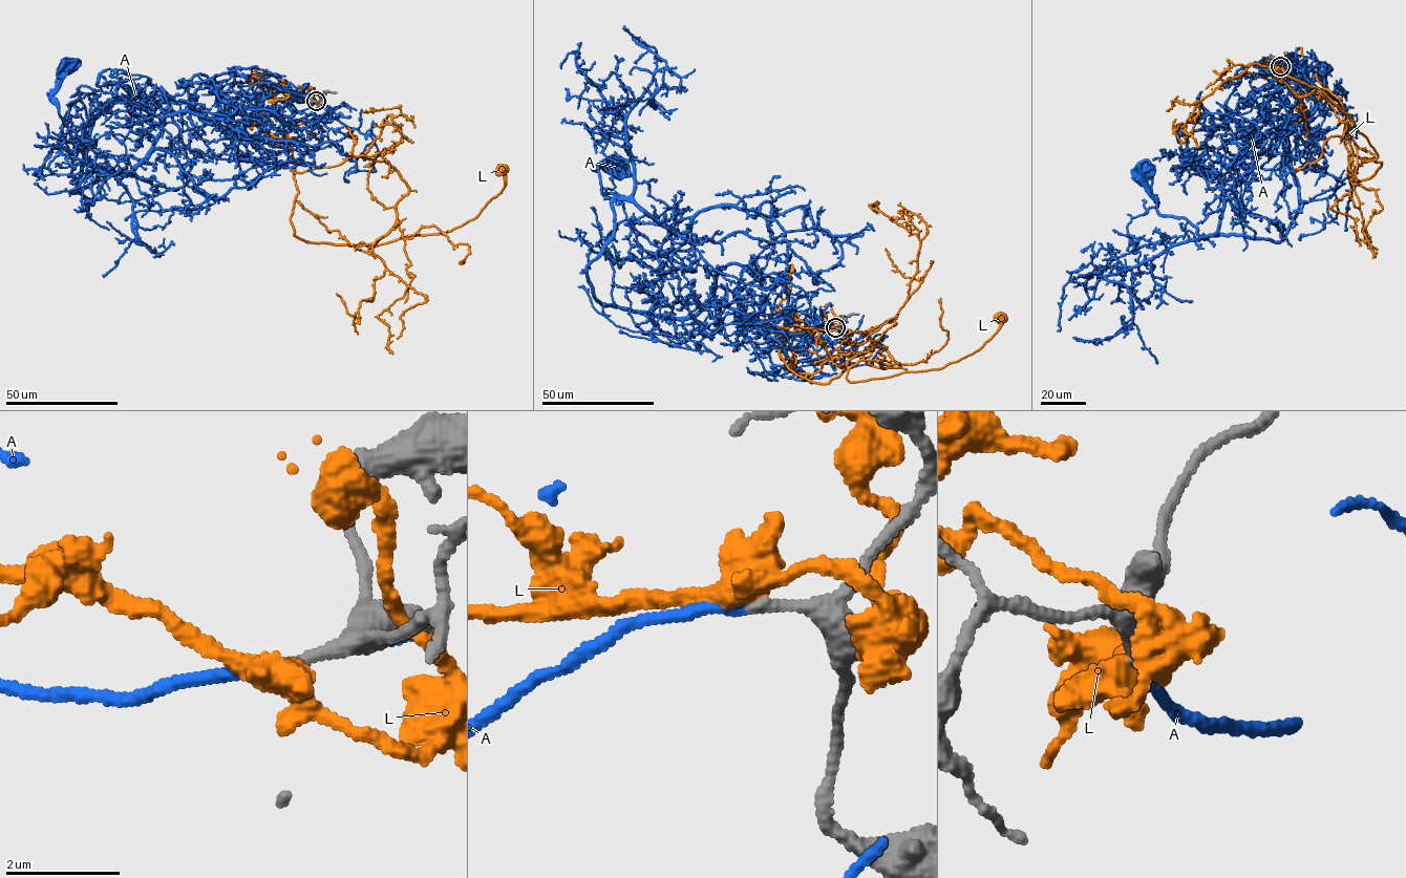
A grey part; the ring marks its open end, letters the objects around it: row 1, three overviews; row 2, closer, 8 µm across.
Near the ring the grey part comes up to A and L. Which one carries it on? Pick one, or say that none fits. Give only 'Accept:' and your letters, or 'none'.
Accept: A

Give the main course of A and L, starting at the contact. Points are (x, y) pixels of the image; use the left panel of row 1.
A: (317, 102), (262, 97), (239, 138), (165, 100), (123, 174), (60, 115), (66, 63)
L: (317, 102), (273, 97), (303, 240), (369, 249), (450, 231), (501, 192), (502, 169)

